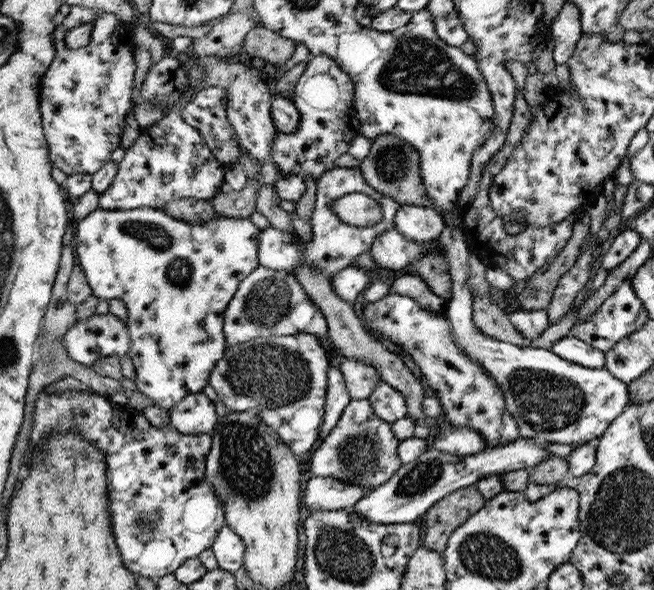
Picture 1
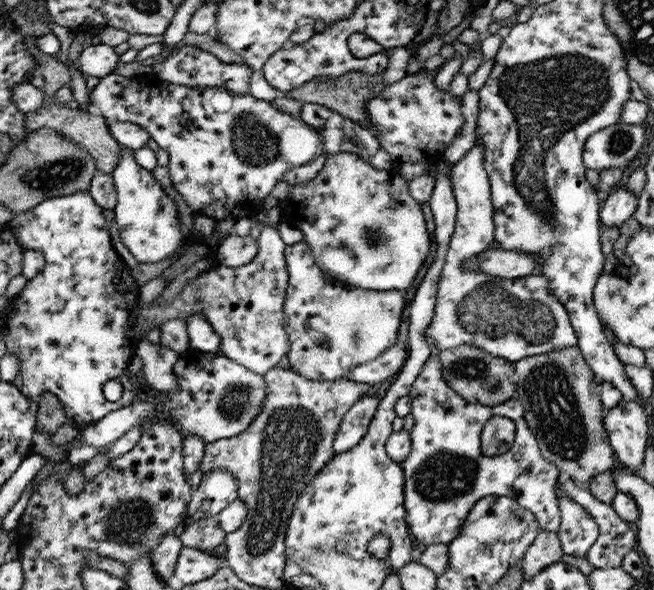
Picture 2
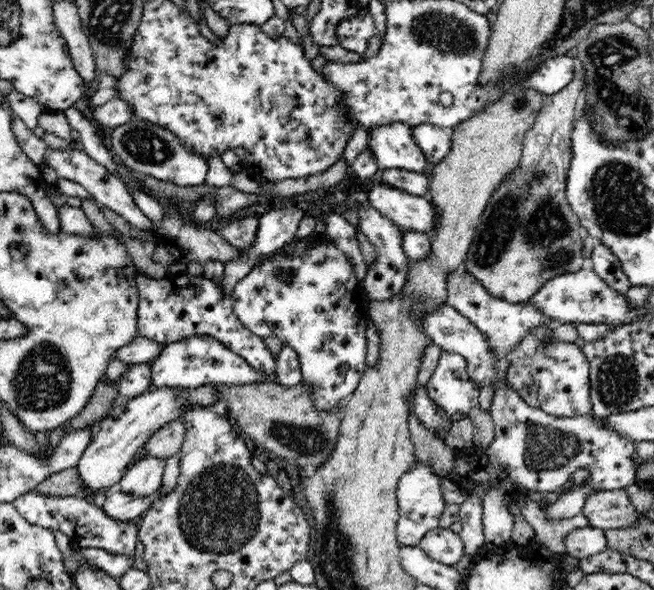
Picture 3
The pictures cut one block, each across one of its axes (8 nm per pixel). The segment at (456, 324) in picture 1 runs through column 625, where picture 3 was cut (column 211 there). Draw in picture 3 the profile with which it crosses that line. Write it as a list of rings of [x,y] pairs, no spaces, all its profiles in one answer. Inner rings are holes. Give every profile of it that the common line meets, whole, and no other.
[[[214,383],[199,386],[196,389],[182,389],[181,387],[153,388],[152,392],[140,394],[138,398],[124,400],[115,406],[110,414],[99,422],[99,430],[88,448],[84,450],[76,468],[80,481],[90,489],[86,499],[100,502],[102,495],[110,490],[118,488],[118,482],[125,470],[133,464],[131,462],[137,450],[143,448],[143,444],[154,434],[158,433],[162,426],[182,419],[191,409],[199,407],[219,410],[223,412],[221,395]]]

